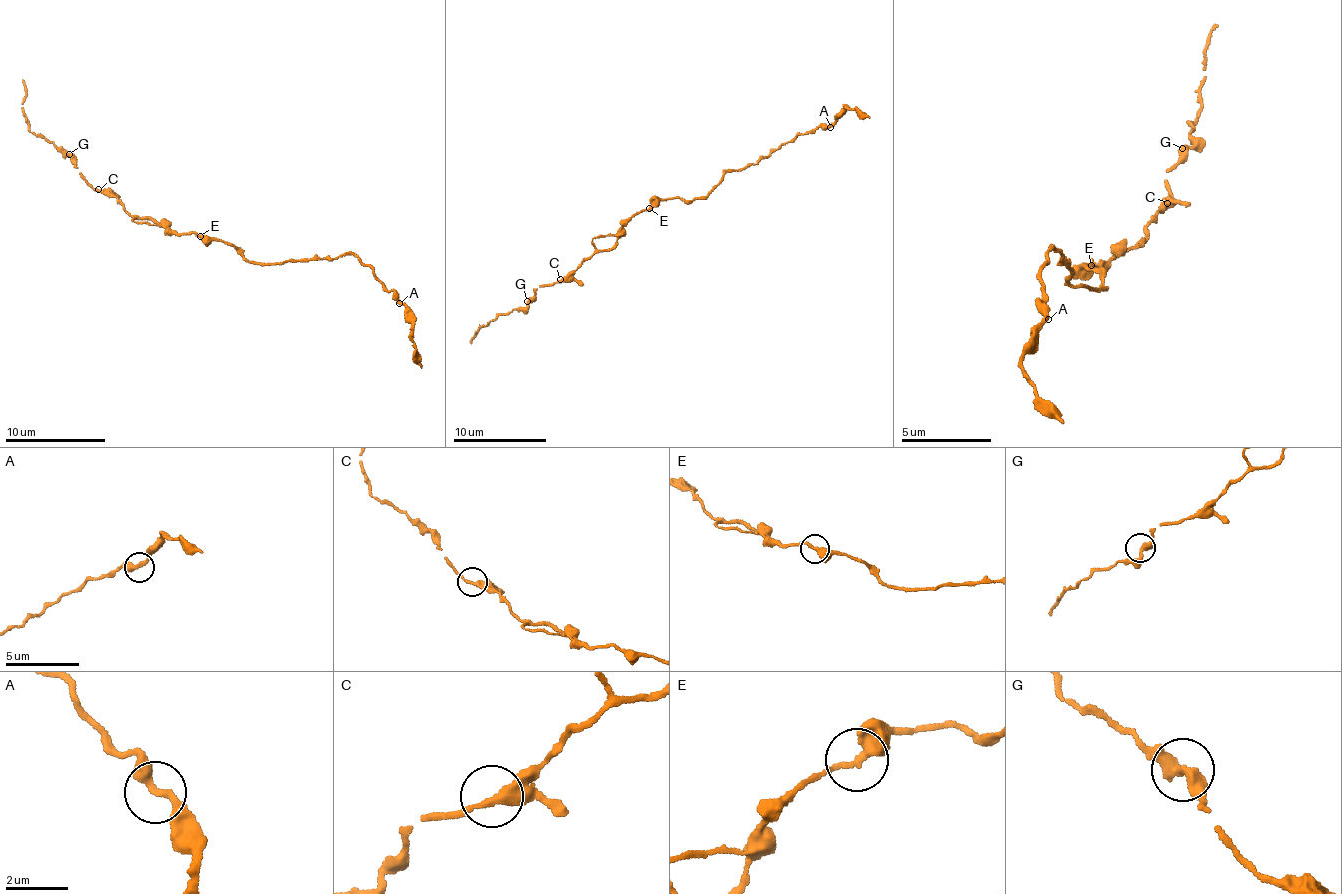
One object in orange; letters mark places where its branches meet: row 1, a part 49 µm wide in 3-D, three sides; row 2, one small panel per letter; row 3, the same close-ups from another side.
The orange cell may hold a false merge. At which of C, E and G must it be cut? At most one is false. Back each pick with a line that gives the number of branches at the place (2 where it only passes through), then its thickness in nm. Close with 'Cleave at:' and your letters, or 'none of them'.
Cleave at: none of them

